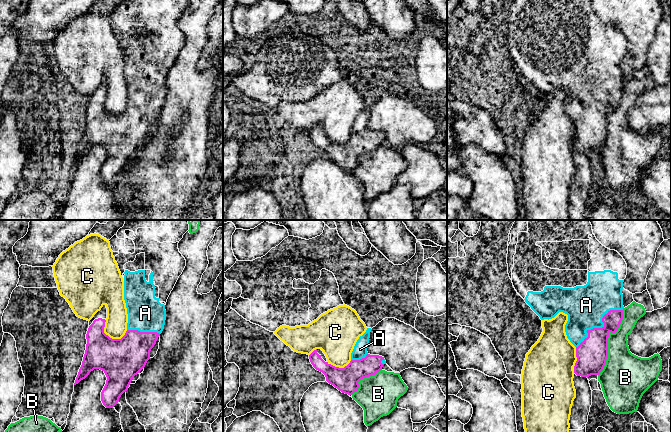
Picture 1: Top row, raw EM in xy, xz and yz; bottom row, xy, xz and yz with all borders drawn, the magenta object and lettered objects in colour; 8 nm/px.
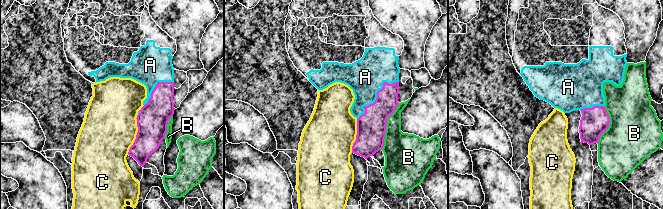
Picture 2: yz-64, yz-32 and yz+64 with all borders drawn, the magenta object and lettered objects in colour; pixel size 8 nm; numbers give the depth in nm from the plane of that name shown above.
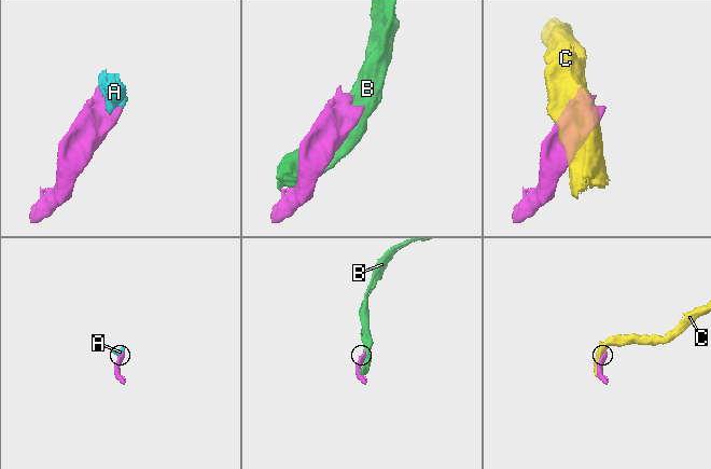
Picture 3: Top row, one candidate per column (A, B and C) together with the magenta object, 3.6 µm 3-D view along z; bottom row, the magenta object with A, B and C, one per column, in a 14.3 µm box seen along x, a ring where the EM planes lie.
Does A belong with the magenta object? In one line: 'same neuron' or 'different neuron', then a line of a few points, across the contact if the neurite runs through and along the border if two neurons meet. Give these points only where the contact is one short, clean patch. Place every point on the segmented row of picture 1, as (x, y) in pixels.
same neuron

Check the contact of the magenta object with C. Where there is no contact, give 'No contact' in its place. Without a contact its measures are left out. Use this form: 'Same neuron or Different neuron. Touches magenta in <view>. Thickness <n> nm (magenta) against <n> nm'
Different neuron. Touches magenta in xy. Thickness 340 nm (magenta) against 180 nm

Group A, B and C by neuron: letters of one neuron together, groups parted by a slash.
A / B / C

